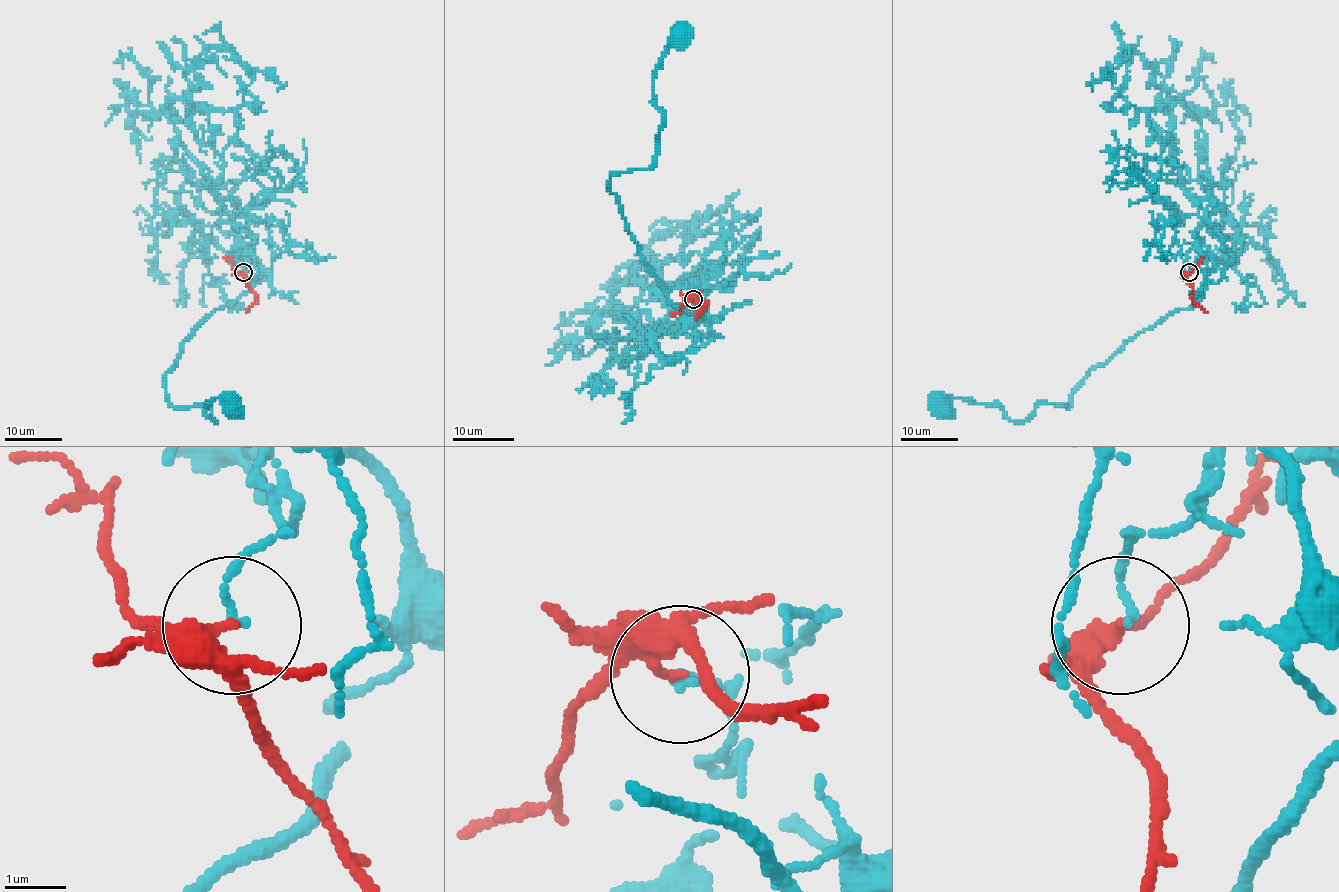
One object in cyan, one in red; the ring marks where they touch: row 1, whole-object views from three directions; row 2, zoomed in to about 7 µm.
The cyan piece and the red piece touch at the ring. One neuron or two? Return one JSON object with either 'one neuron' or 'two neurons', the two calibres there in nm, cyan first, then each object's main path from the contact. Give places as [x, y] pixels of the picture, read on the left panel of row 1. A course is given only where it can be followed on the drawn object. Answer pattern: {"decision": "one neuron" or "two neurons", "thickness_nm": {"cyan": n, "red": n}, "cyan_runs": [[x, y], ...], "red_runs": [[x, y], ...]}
{"decision": "one neuron", "thickness_nm": {"cyan": 110, "red": 320}, "cyan_runs": [[244, 272], [235, 224], [268, 275], [165, 376], [174, 407], [231, 407]], "red_runs": [[244, 272], [244, 279], [257, 300], [245, 312]]}

